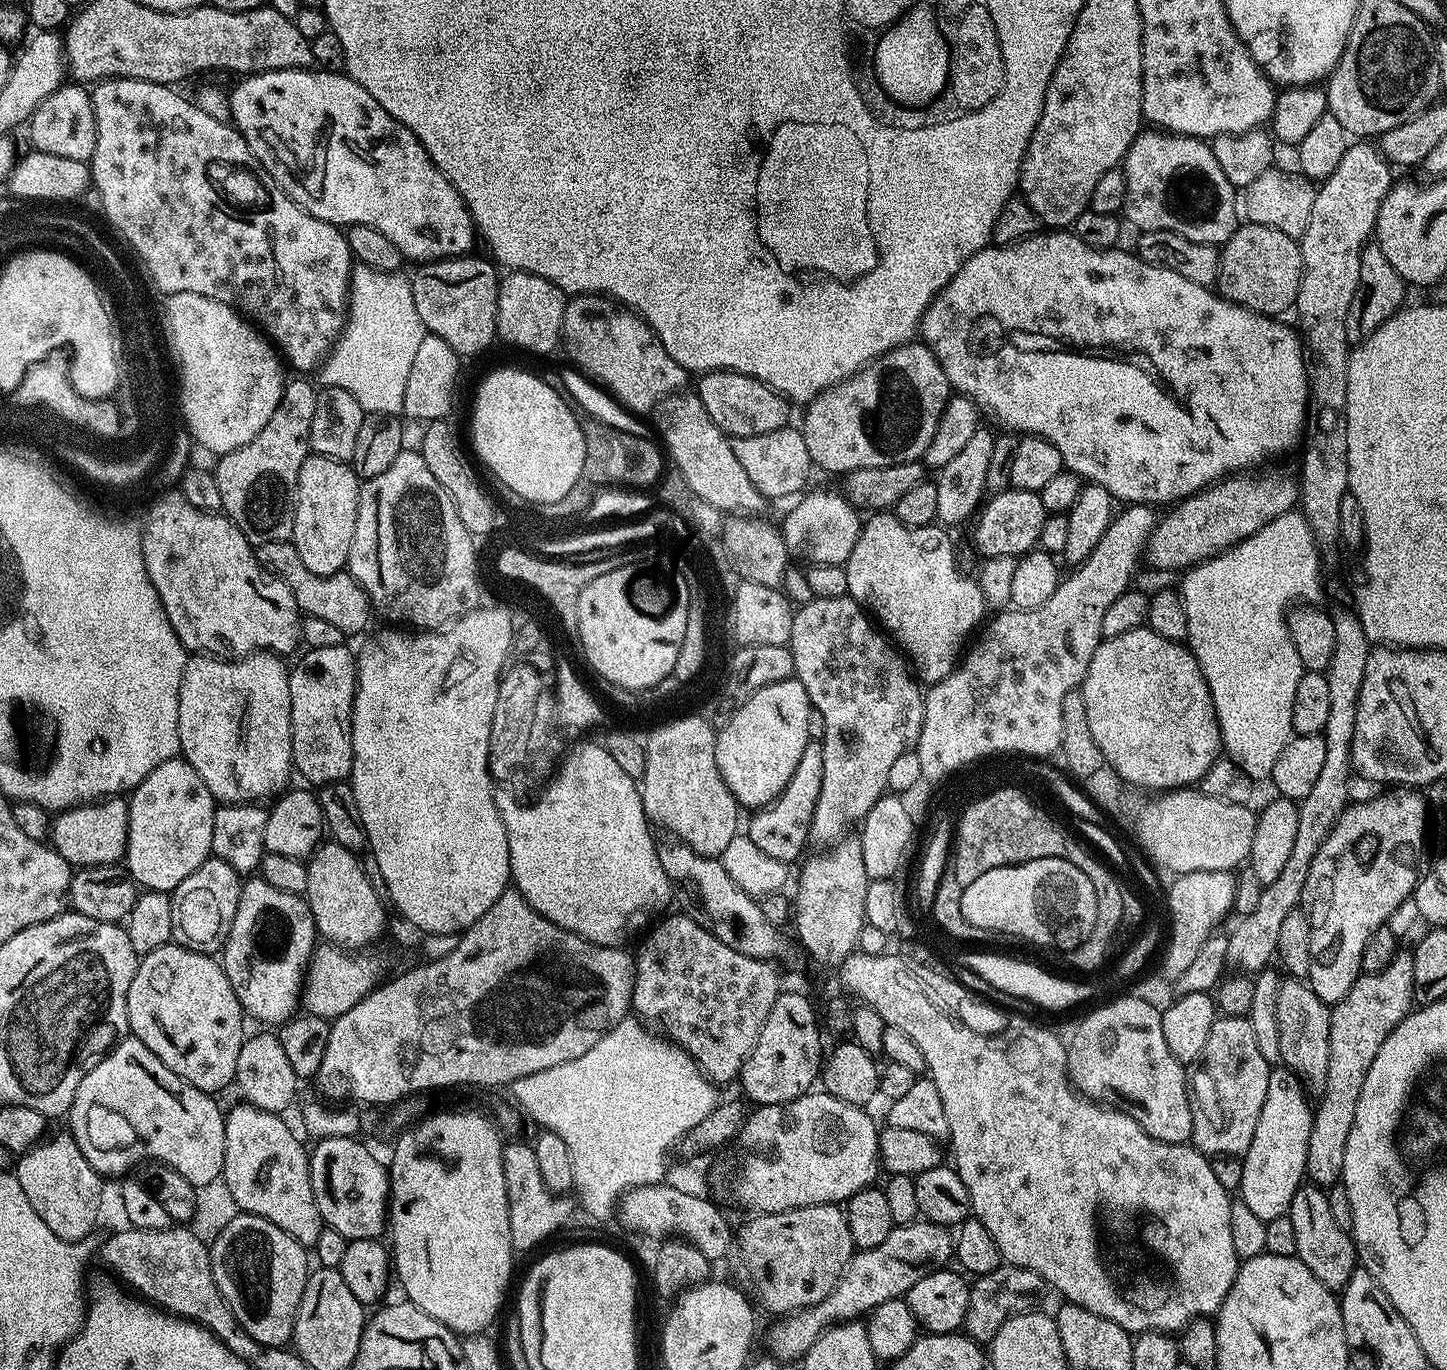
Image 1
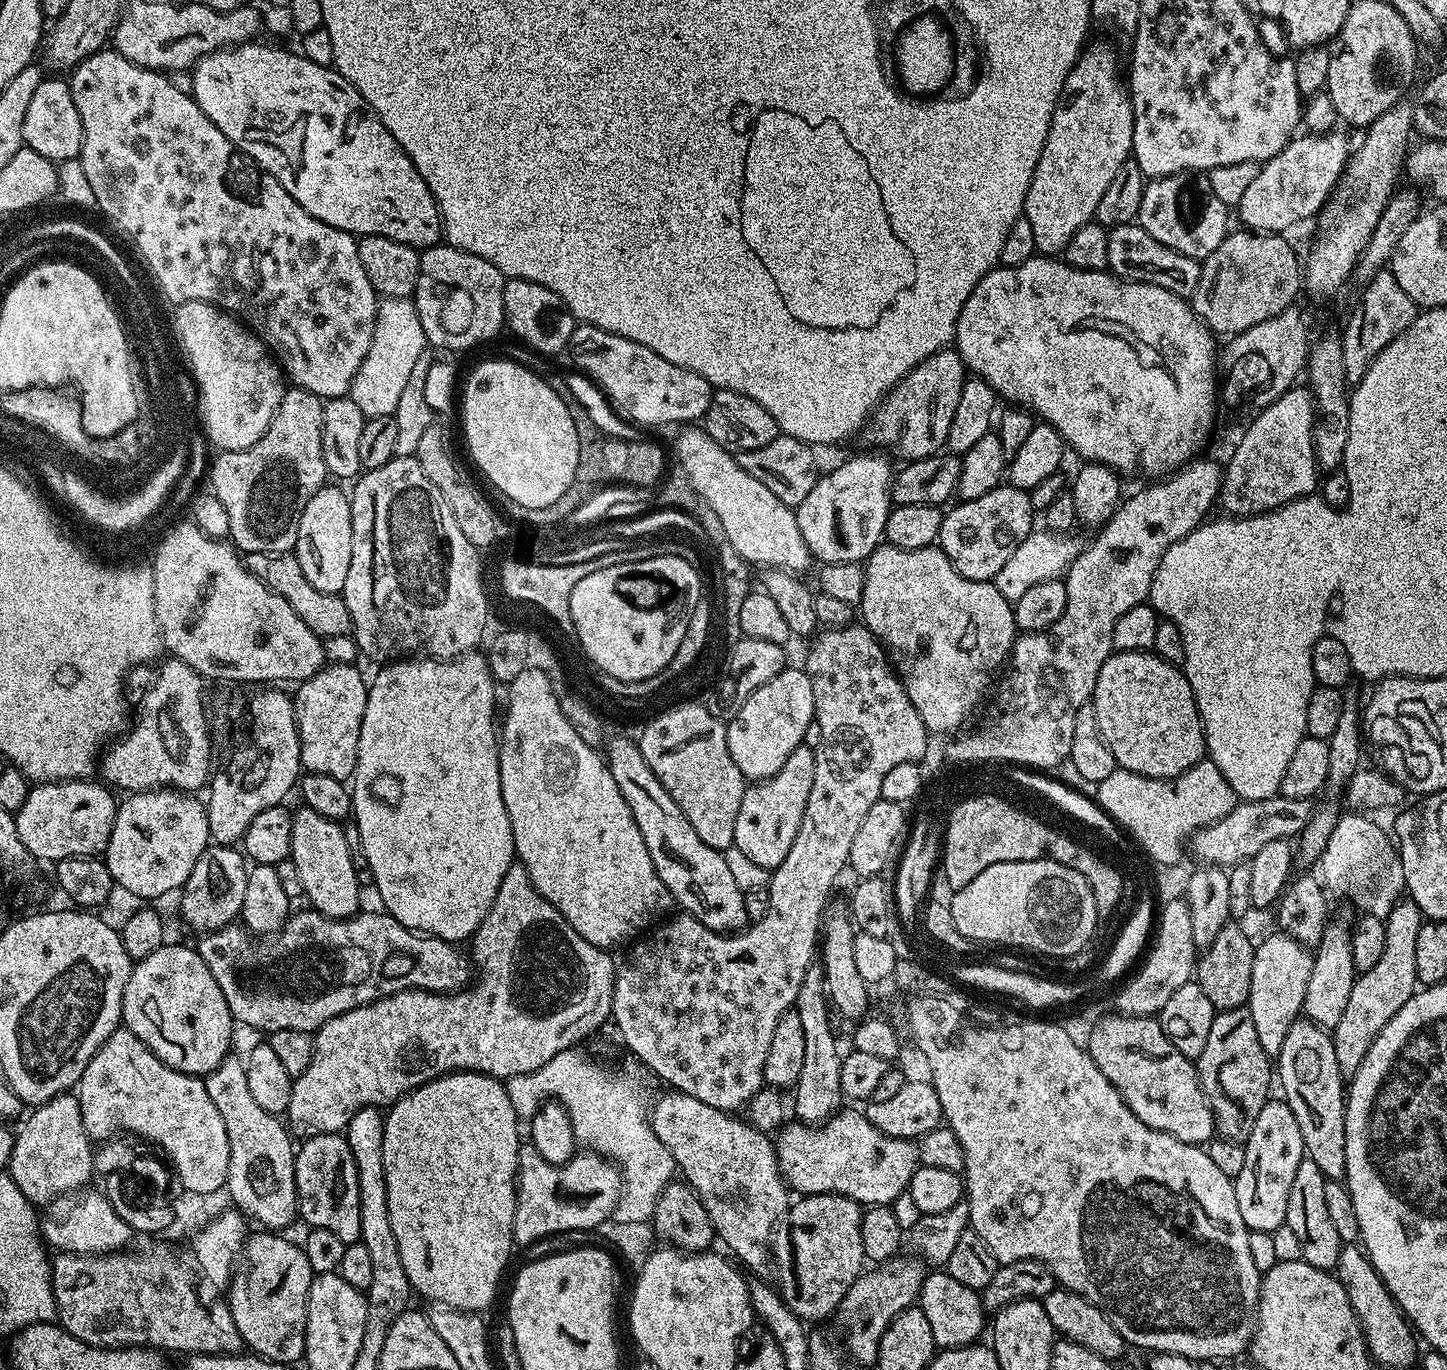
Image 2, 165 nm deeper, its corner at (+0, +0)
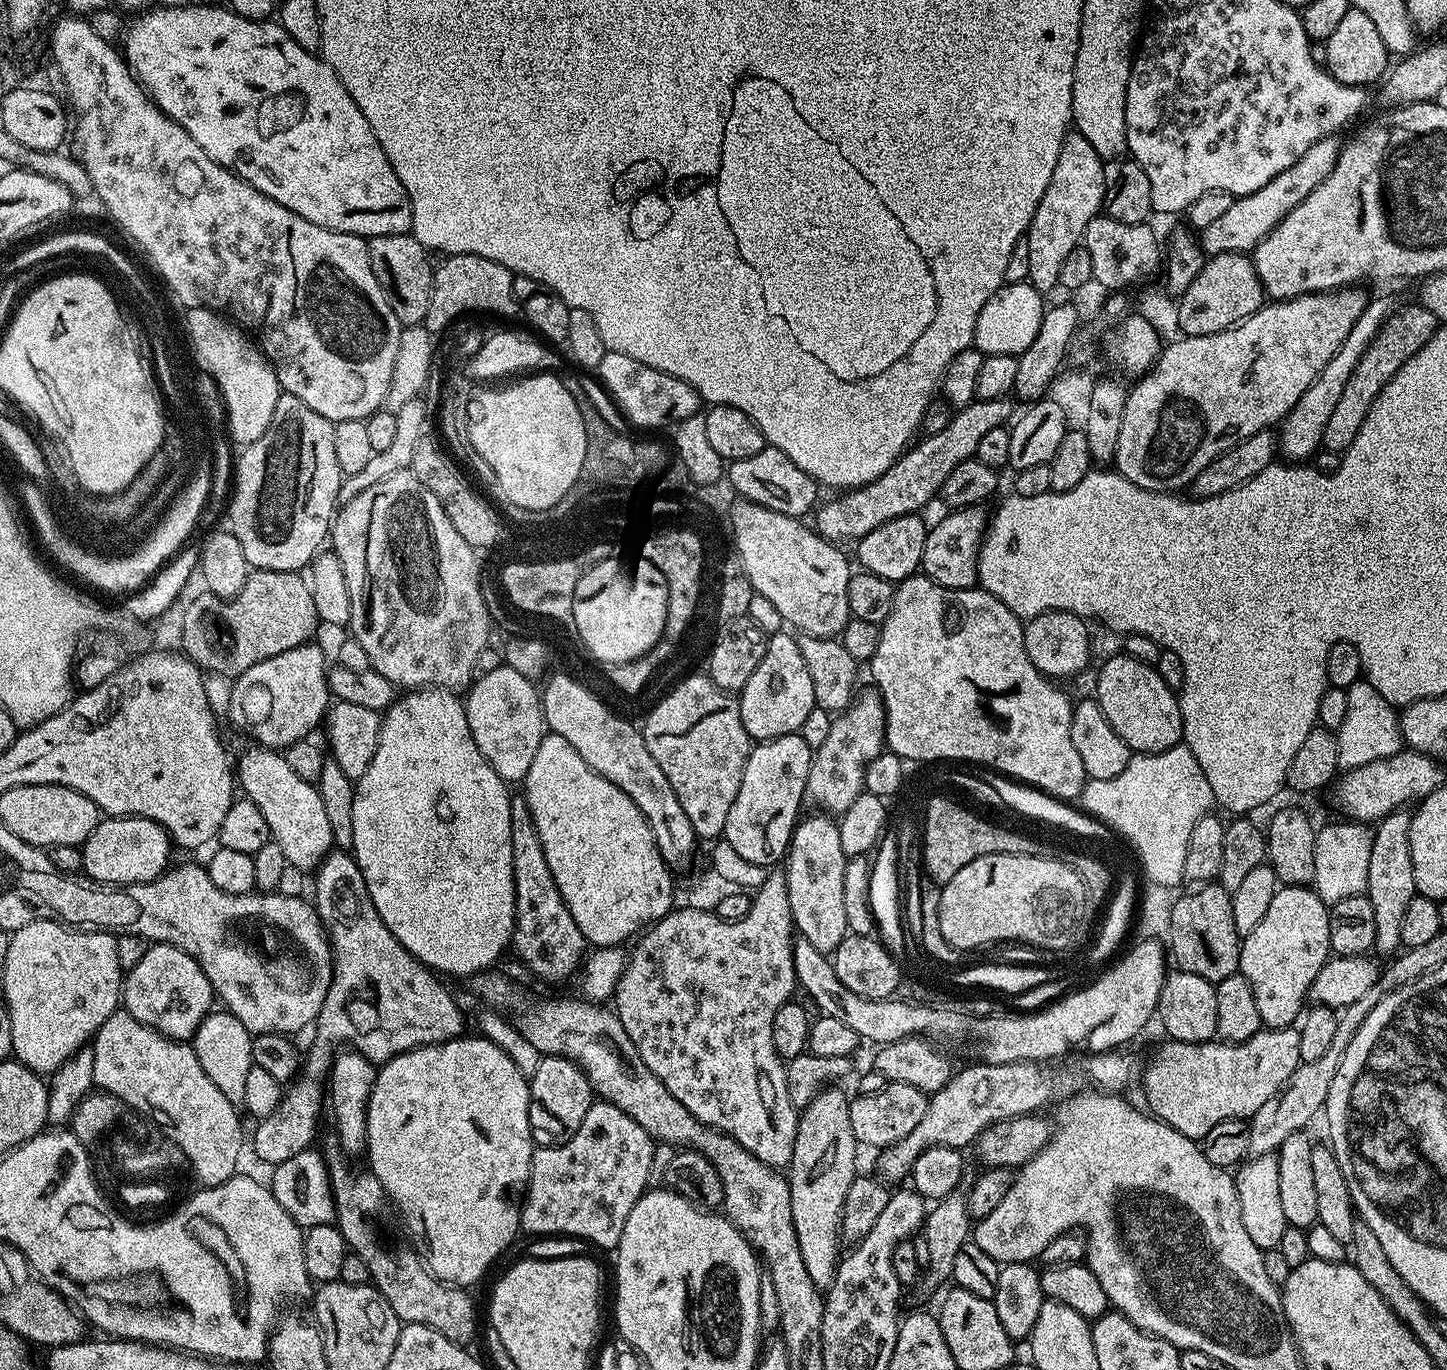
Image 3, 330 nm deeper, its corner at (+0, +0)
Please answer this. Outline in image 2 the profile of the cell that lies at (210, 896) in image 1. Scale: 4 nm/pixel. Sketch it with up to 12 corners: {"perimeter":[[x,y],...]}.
{"perimeter":[[213,843],[194,862],[180,908],[200,930],[242,910],[248,868]]}

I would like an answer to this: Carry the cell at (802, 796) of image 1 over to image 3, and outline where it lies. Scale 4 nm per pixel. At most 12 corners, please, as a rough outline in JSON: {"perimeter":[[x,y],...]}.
{"perimeter":[[749,751],[723,839],[768,868],[789,855],[814,751]]}

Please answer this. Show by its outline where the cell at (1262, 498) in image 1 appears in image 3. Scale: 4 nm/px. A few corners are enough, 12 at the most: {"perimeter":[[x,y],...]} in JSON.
{"perimeter":[[1373,299],[1278,425],[1285,461],[1321,451],[1326,422],[1385,315]]}

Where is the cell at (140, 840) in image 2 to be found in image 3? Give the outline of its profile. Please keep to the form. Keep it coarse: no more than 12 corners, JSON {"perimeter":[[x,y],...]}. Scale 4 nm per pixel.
{"perimeter":[[113,816],[82,845],[100,886],[164,875],[174,841],[156,820]]}

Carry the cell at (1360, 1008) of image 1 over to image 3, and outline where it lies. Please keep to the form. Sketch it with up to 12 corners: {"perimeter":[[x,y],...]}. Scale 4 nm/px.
{"perimeter":[[1412,817],[1375,825],[1366,895],[1375,951],[1401,951],[1418,895],[1408,837]]}

